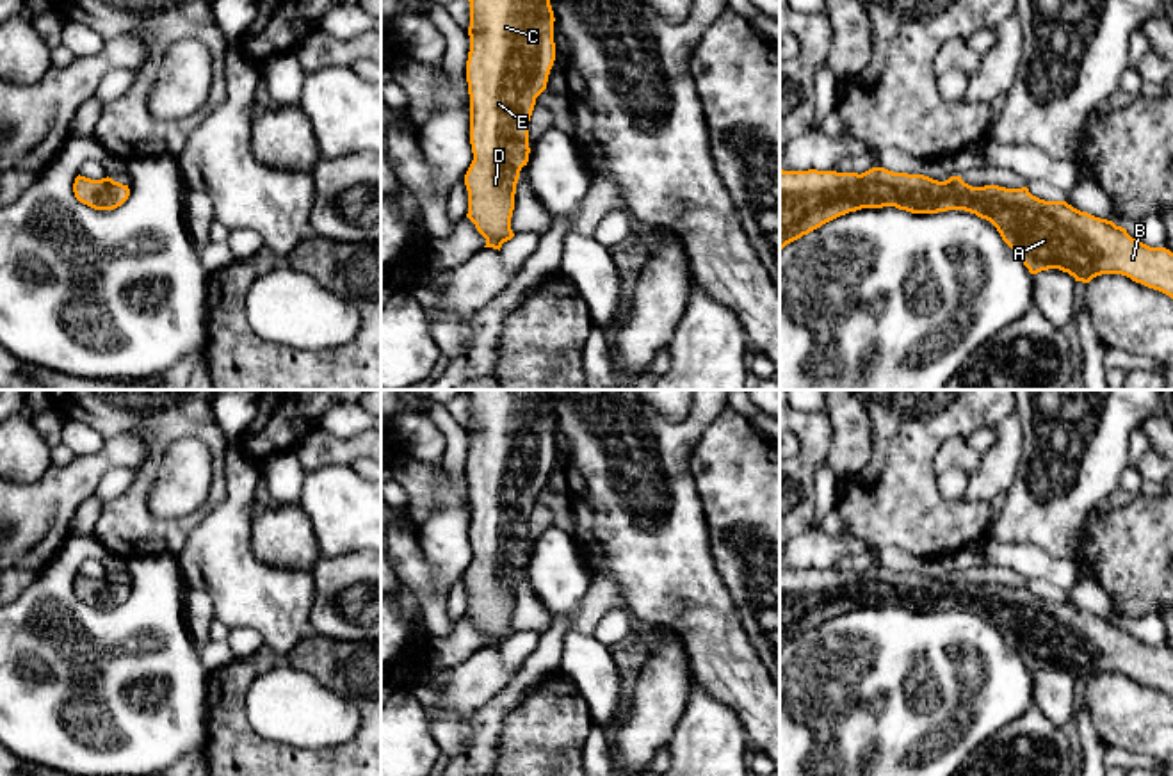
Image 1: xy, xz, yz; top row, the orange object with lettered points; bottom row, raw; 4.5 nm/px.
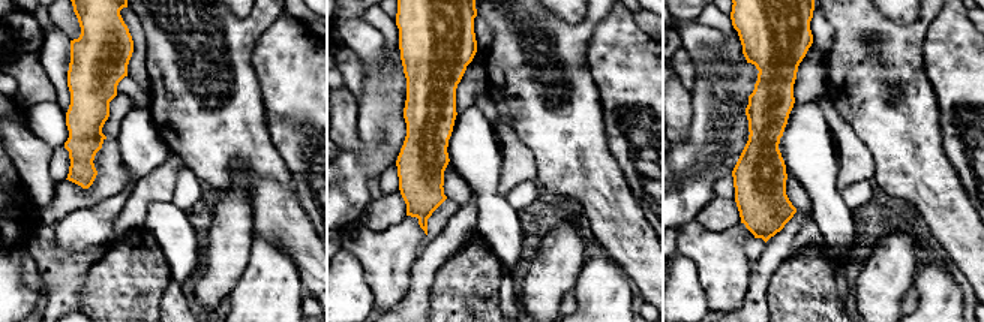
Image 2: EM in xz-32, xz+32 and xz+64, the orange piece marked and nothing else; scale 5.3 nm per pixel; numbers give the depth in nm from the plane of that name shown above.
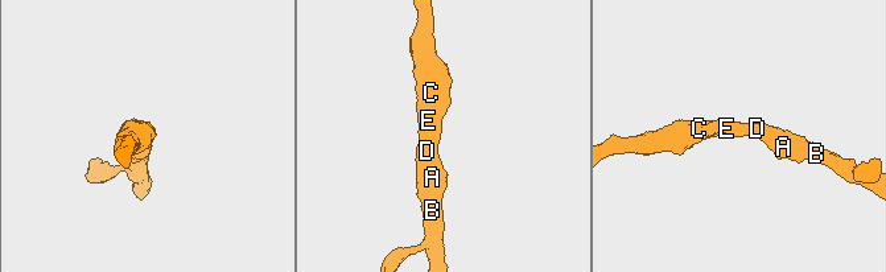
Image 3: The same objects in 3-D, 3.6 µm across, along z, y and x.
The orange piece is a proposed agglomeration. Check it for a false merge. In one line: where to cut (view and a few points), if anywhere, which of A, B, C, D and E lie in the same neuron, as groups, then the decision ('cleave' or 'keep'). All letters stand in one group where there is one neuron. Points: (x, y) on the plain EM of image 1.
no cut | A B C D E | keep

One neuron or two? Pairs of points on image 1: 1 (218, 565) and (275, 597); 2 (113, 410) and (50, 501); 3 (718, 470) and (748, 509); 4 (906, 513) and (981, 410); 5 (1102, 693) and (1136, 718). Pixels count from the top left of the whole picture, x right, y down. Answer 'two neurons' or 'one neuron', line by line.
1: one neuron
2: two neurons
3: one neuron
4: one neuron
5: one neuron

